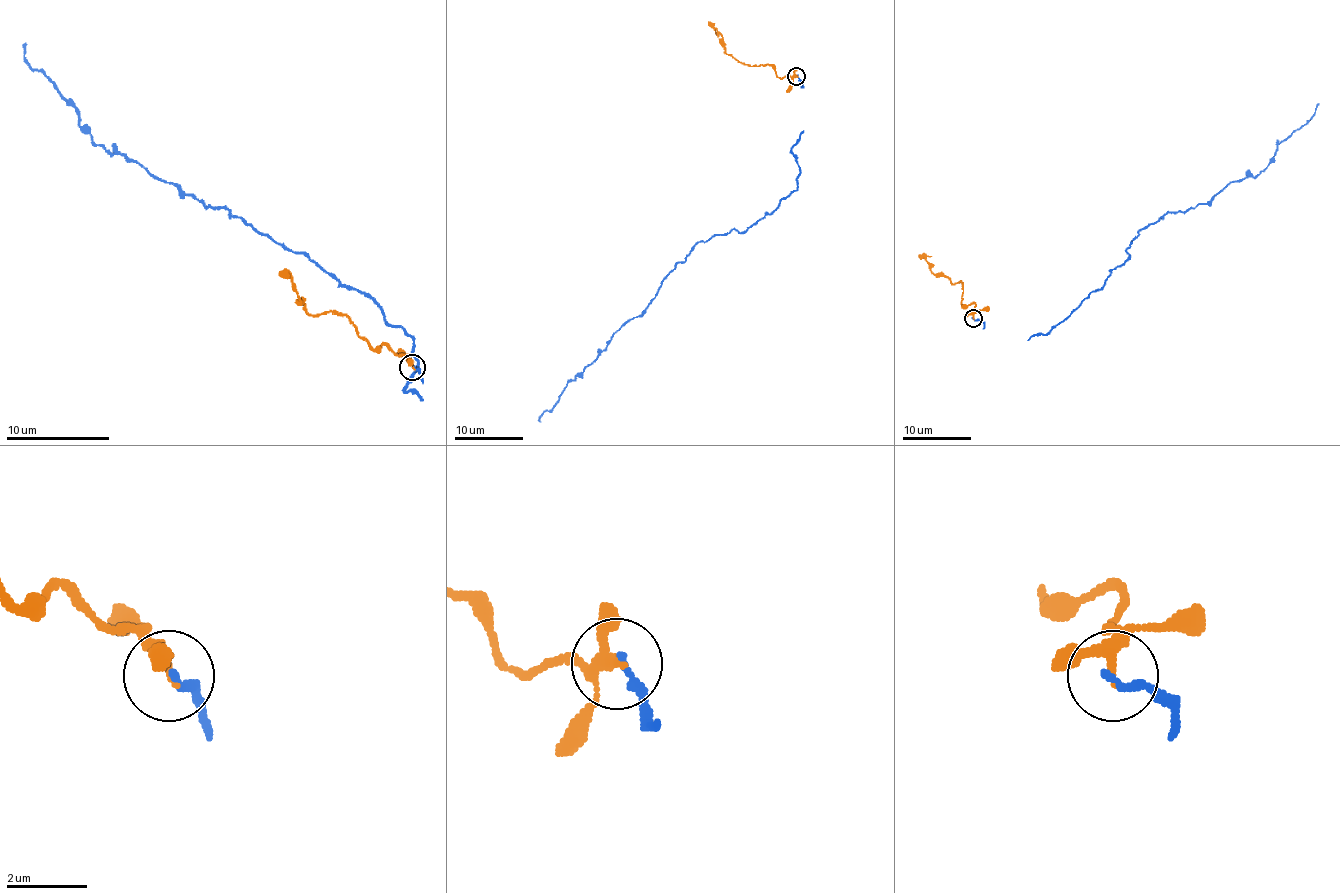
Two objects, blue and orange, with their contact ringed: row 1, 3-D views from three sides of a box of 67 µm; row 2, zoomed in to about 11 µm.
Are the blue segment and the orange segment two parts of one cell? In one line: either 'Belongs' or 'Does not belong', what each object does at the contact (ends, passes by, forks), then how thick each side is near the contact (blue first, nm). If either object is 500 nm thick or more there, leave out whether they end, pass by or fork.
Belongs. At the ring blue ends. At the ring orange passes by. Thickness 200 nm (blue) against 240 nm

